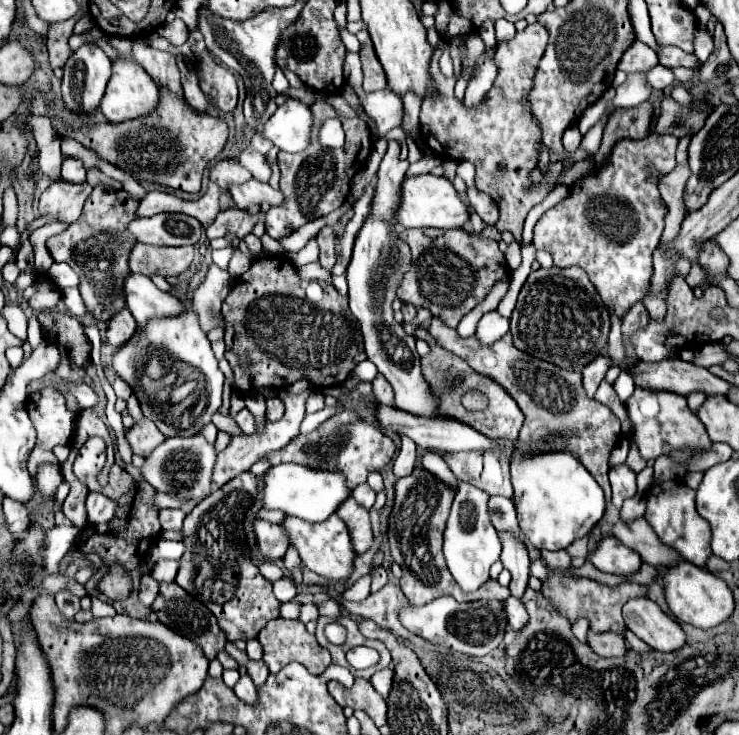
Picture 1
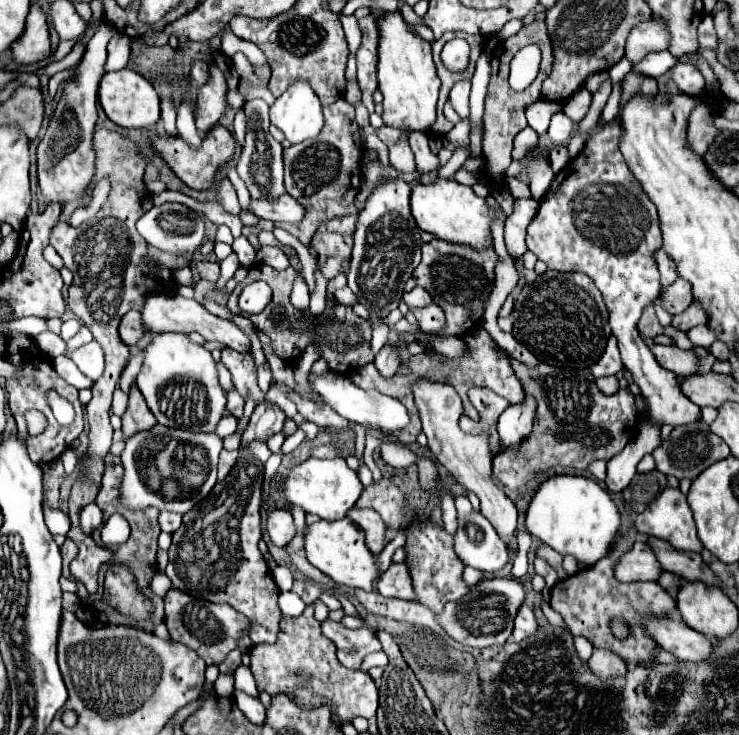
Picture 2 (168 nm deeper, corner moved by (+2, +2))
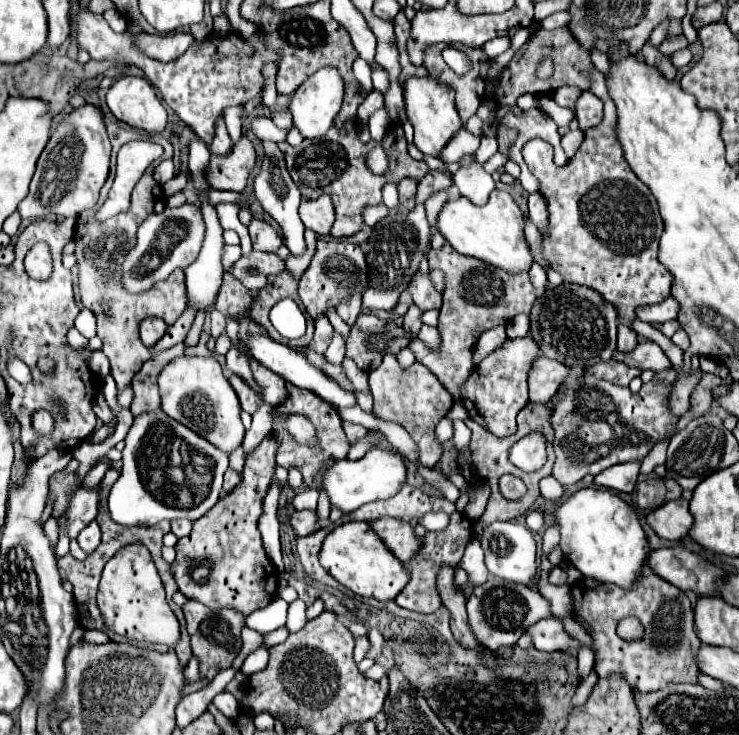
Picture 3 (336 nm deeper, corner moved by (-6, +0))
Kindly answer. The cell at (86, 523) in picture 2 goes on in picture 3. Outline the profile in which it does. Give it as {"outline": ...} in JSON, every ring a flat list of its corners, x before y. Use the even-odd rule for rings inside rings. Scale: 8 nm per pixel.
{"outline":[[91,521,91,523,89,523,89,525,79,533,77,541,79,541,79,545,81,545,83,551,93,553,95,547,99,545,99,541,101,541,101,529,99,529,97,521]]}

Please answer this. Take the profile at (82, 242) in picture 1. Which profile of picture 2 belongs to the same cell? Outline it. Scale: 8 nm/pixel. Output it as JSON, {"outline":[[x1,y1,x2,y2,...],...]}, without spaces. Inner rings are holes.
{"outline":[[109,129,95,131,95,153,97,153,97,173,93,181,109,175,113,179,113,191,95,215,95,219,71,227,67,221,59,221,51,235,51,245,61,255,65,267,73,273,73,285,69,287,69,309,85,323,93,333,95,341,105,351,105,373,93,385,93,399,87,405,89,421,89,445,85,451,85,477,93,483,101,483,105,455,111,447,113,427,109,425,109,409,113,391,119,387,119,377,129,361,129,347,119,337,119,321,131,309,143,309,143,303,149,295,169,295,175,291,173,273,167,267,147,263,147,243,135,229,137,219,147,211,147,197,143,185,143,171,147,159,139,153,137,143]]}

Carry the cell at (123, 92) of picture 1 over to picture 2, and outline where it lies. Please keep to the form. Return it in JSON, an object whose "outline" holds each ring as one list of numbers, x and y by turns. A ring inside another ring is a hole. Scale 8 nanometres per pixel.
{"outline":[[125,67,121,71,113,71,103,75,99,83,99,101,105,115,125,129,145,129,153,127,159,121,159,95,153,85,139,75,137,71]]}

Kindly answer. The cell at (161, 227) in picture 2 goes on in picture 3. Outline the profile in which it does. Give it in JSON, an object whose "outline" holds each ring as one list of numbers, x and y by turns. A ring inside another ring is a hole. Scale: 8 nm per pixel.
{"outline":[[185,203,181,207,165,207,163,213,153,213,145,219,137,233,137,245,127,255,123,263,123,287,127,291,143,291,153,283,167,279,173,269,185,269,197,259,201,251,201,241,205,239,205,221,201,217,201,207,193,203]]}

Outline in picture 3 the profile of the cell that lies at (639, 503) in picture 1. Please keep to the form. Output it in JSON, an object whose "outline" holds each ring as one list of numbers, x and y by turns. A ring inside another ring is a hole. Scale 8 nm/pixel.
{"outline":[[643,565,639,579,631,589,621,589,613,583,599,583,583,577,571,585,573,615,591,627,591,639,595,649,595,671,599,677,621,673,633,689,641,693,663,689,669,683,697,683,695,653,701,641,693,627,693,607,687,595,671,583,657,577,649,565],[635,615,645,627,641,641,627,643,617,637,615,627,619,619]]}

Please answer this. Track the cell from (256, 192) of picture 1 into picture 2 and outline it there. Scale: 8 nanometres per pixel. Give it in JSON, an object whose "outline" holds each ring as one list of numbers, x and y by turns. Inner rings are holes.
{"outline":[[281,195,281,199,277,199,277,203,269,203,269,201,251,201,251,211,261,217,261,219,269,219,273,223,283,221,283,223,301,223,305,217,305,207,293,199,291,195]]}

